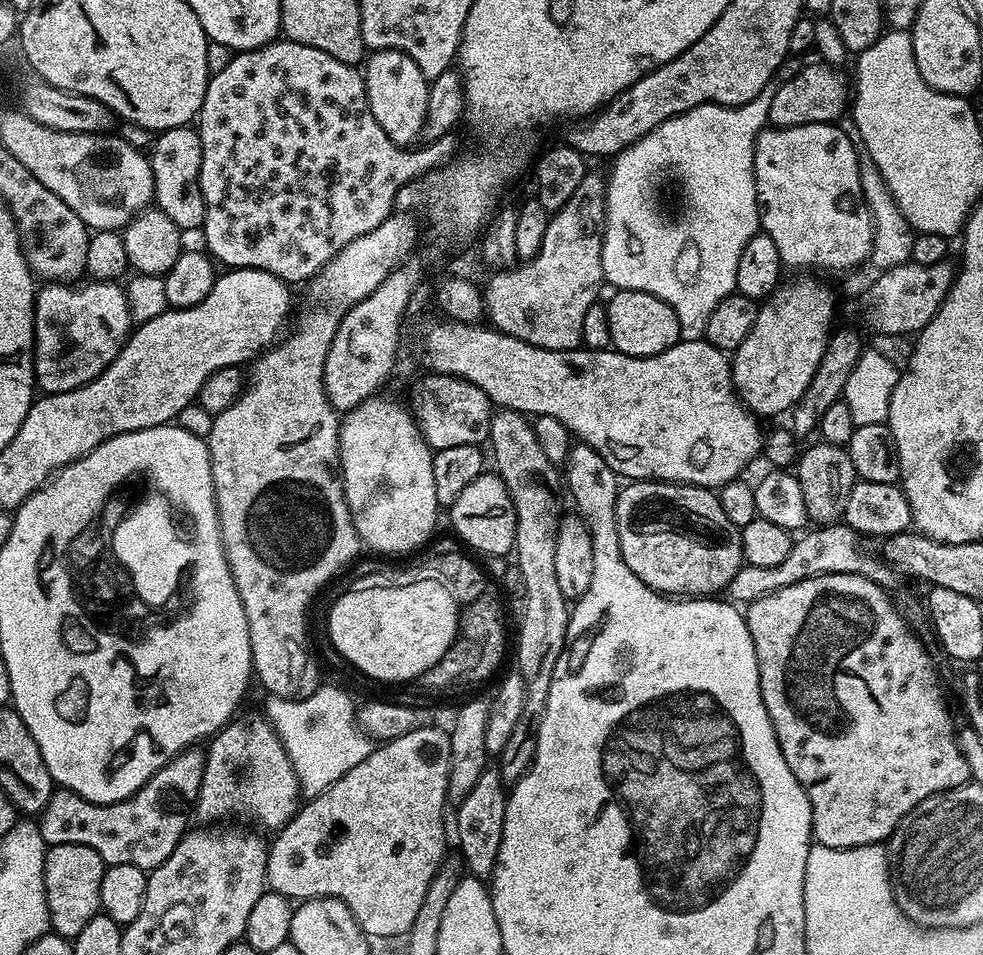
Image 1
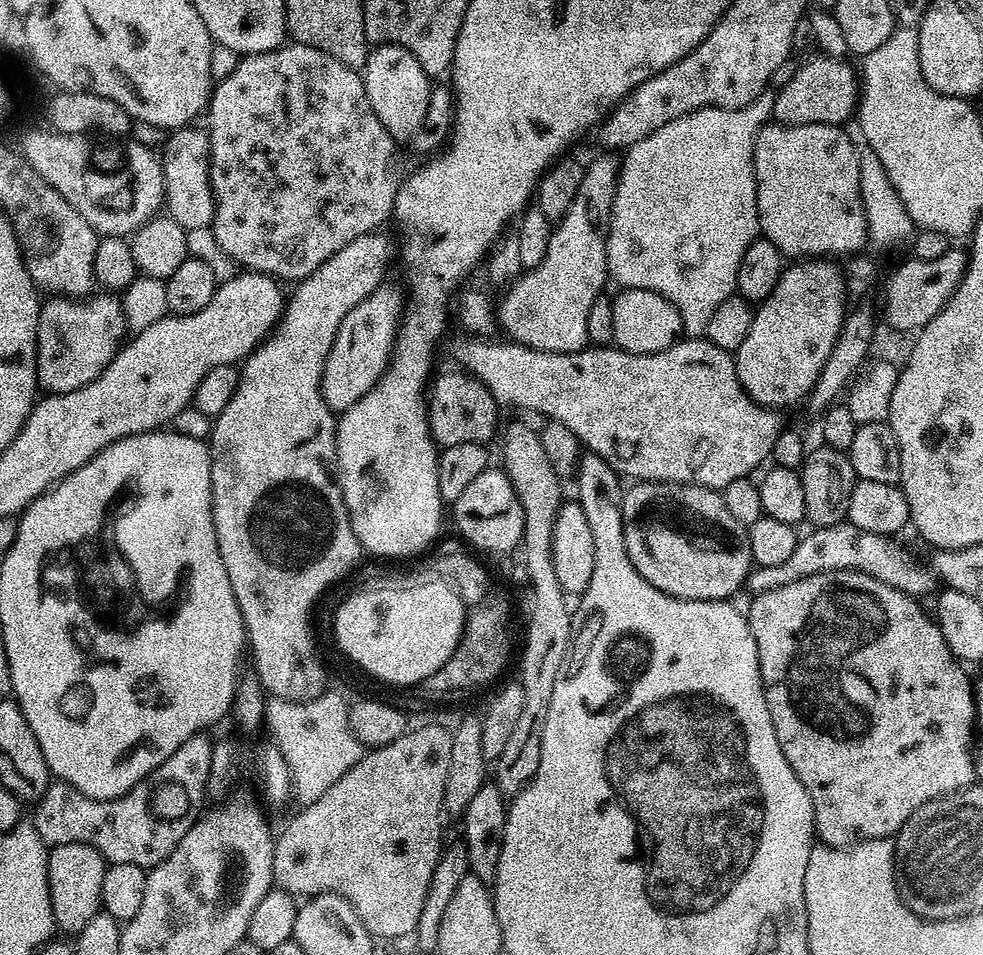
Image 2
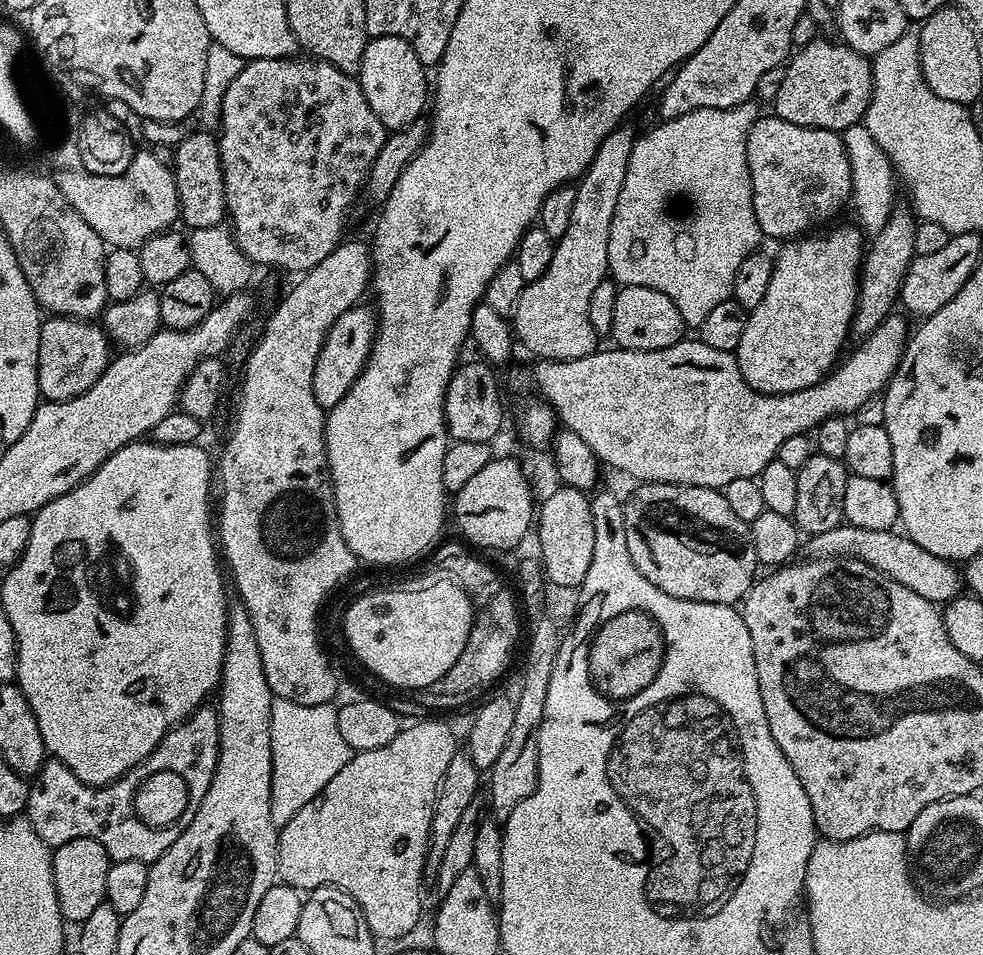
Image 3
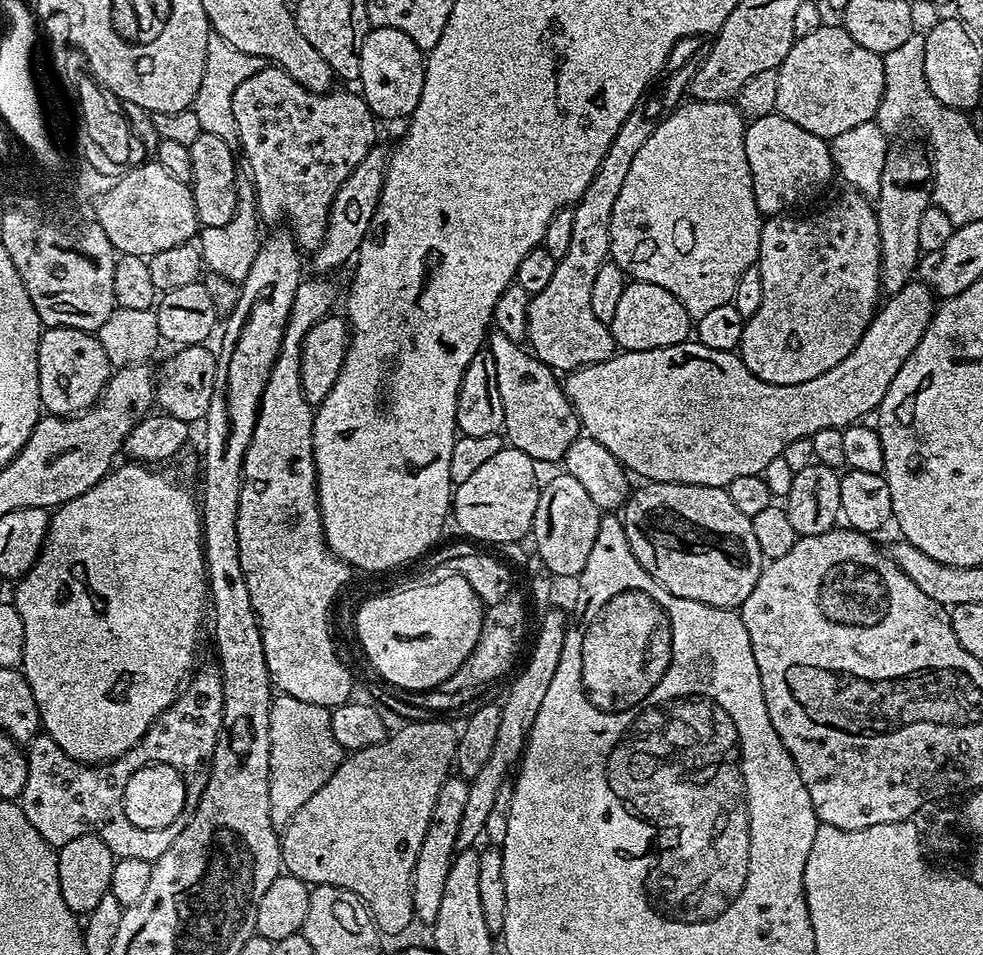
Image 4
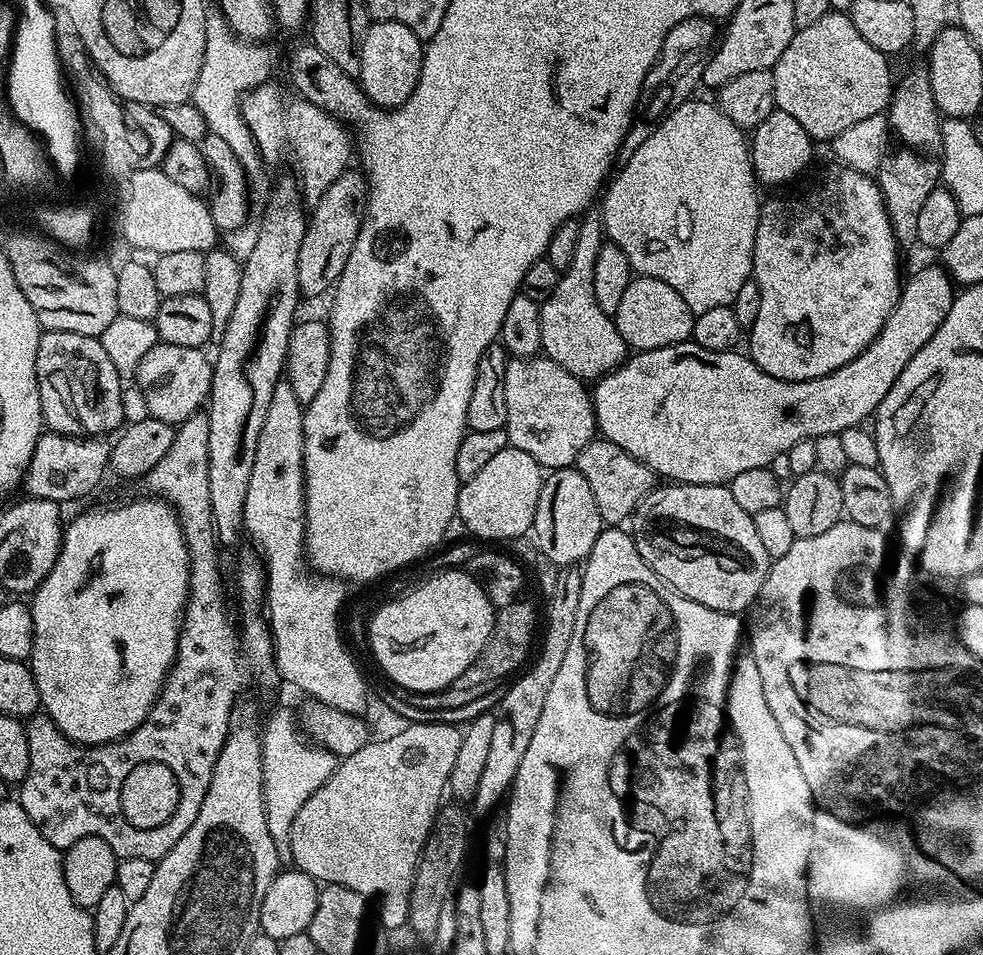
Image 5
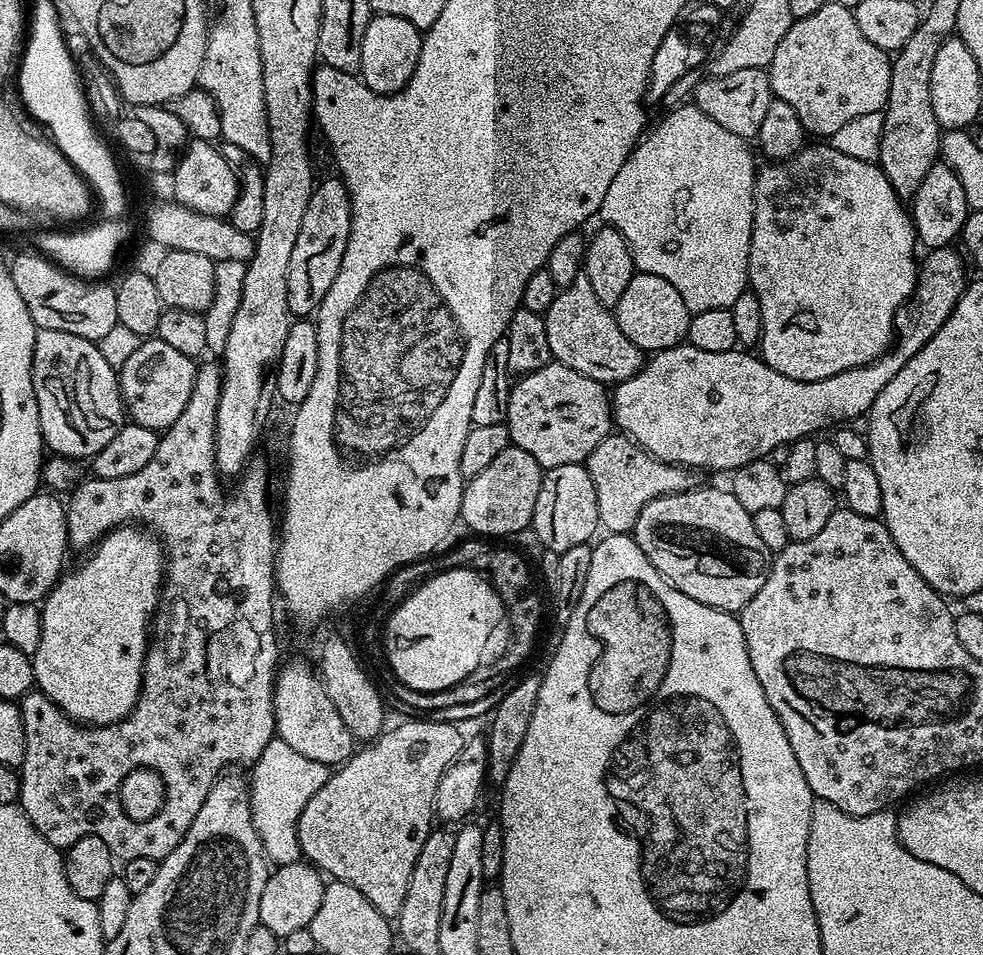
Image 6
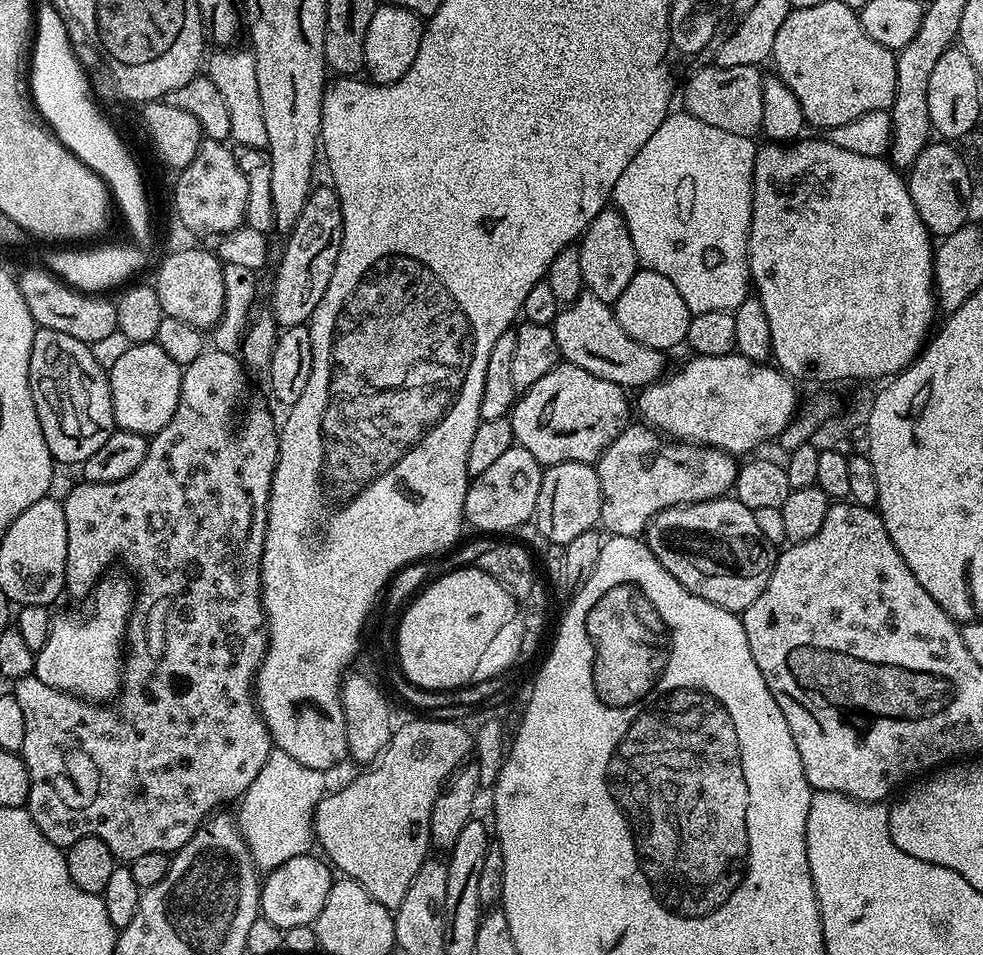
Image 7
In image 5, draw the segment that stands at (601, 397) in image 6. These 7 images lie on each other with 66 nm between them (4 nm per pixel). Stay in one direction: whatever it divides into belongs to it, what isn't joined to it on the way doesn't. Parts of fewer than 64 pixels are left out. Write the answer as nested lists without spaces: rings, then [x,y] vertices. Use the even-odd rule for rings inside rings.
[[[540,356],[509,359],[504,374],[506,394],[506,422],[503,429],[508,433],[511,447],[526,450],[545,470],[573,467],[582,450],[597,435],[596,415],[592,405],[592,393],[580,377],[562,370],[558,362]]]

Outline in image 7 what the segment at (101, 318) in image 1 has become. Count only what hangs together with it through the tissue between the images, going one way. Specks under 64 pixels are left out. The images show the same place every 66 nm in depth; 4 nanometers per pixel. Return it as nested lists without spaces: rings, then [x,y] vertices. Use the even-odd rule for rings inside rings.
[[[37,327],[30,350],[28,381],[34,398],[34,406],[38,410],[38,422],[46,438],[46,446],[57,465],[83,466],[86,458],[90,458],[90,454],[100,449],[102,442],[106,442],[106,438],[110,438],[110,434],[117,431],[108,373],[98,362],[98,358],[94,358],[91,347],[83,344],[78,338],[70,338],[70,334],[62,334],[58,330]]]

